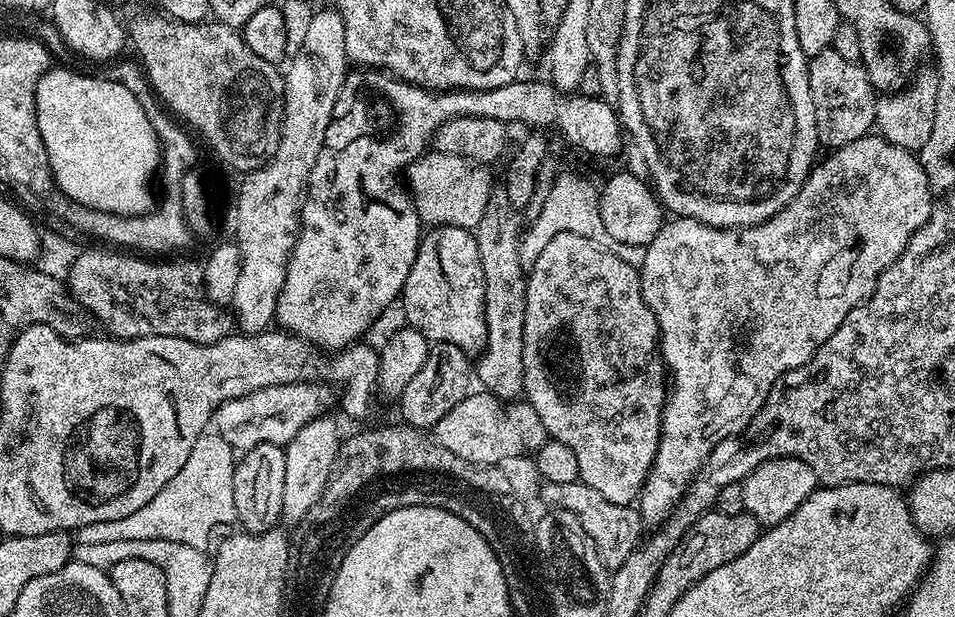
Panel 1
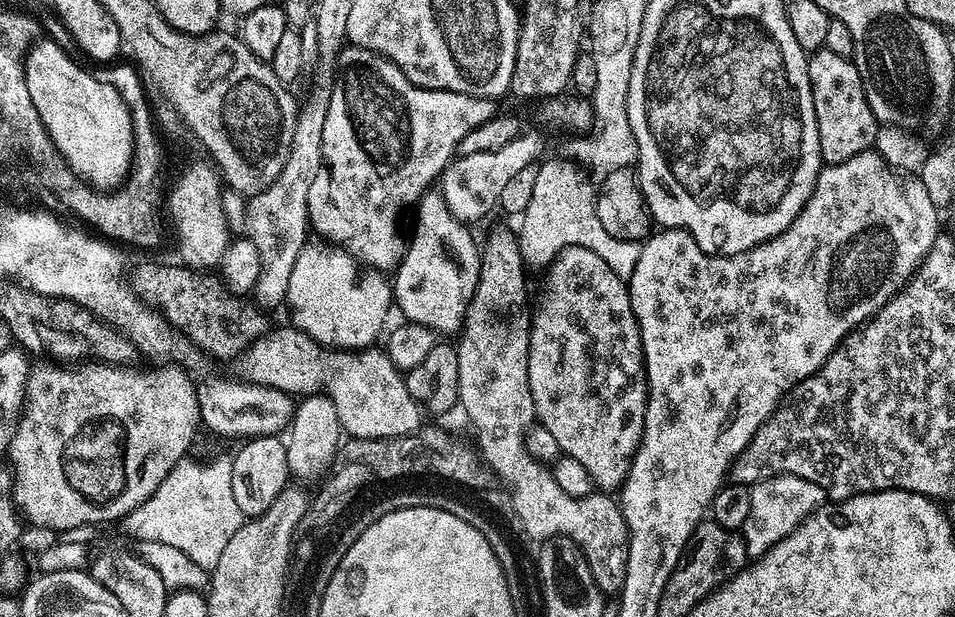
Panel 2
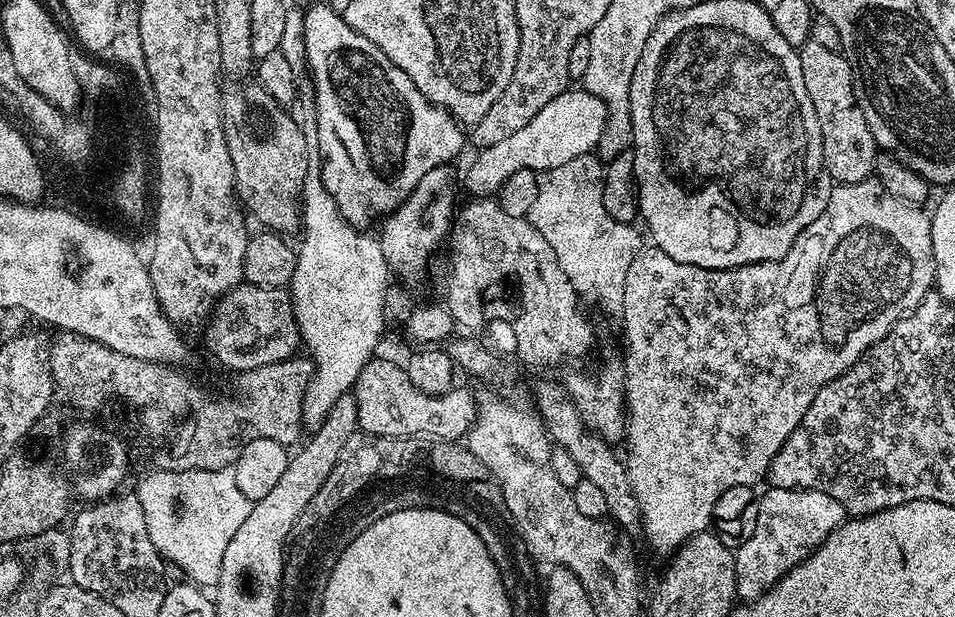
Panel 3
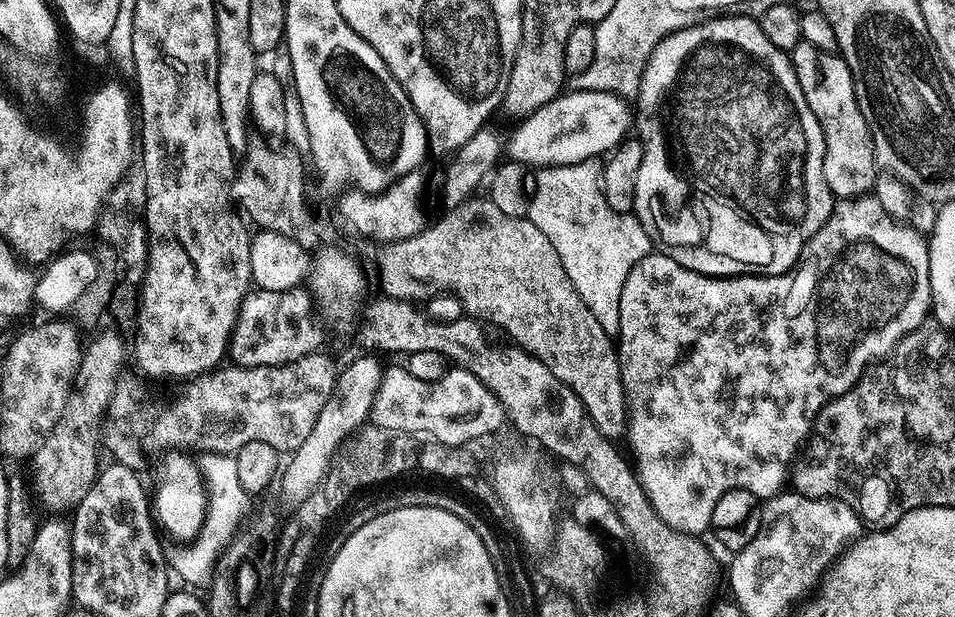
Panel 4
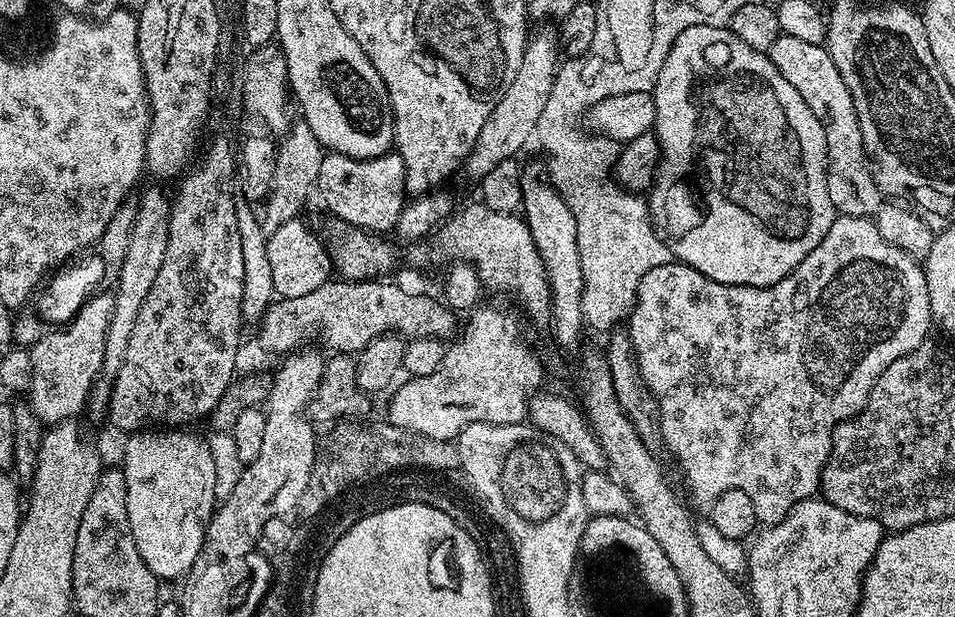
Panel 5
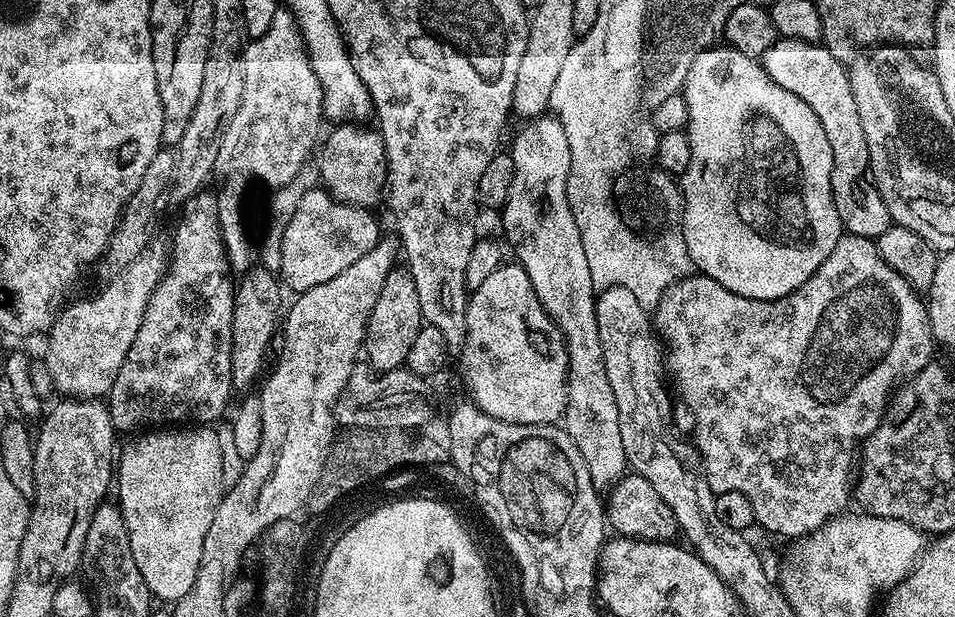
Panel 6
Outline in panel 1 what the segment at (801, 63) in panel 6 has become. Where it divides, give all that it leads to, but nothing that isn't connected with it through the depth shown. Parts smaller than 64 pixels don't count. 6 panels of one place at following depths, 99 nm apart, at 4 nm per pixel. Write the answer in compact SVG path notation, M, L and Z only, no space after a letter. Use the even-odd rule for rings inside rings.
M827 48L808 62L810 98L814 102L816 139L825 149L835 150L869 135L876 123L877 93L863 64L849 62L838 50Z

